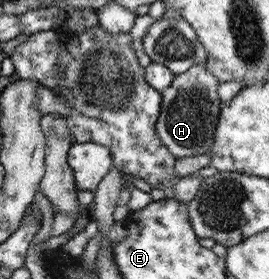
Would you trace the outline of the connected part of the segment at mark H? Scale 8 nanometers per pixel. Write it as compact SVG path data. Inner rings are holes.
M204 64L191 65L185 72L176 74L171 84L160 93L161 106L155 129L163 146L176 158L205 155L213 142L213 132L223 103L217 97L219 80Z

